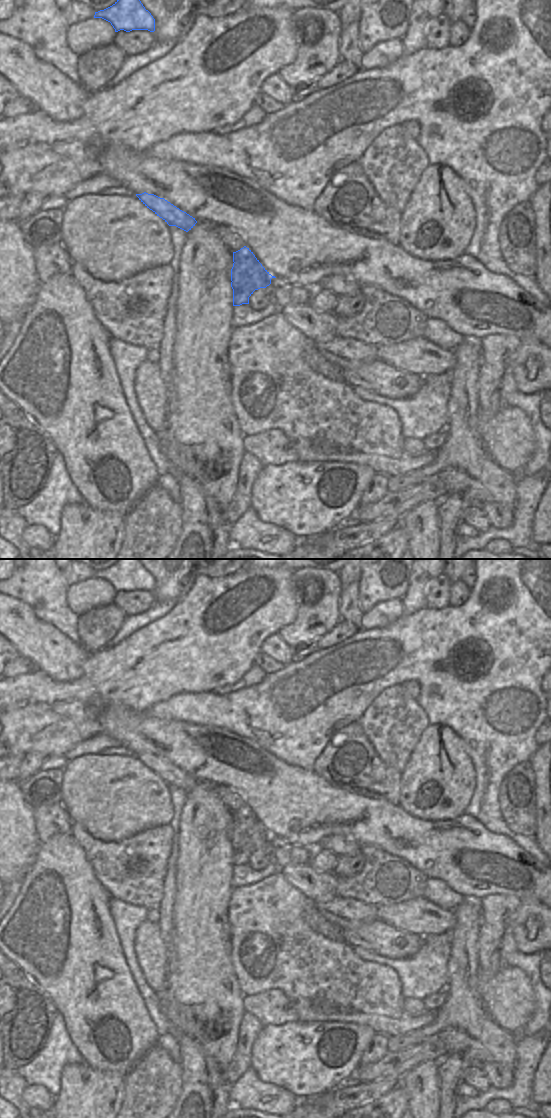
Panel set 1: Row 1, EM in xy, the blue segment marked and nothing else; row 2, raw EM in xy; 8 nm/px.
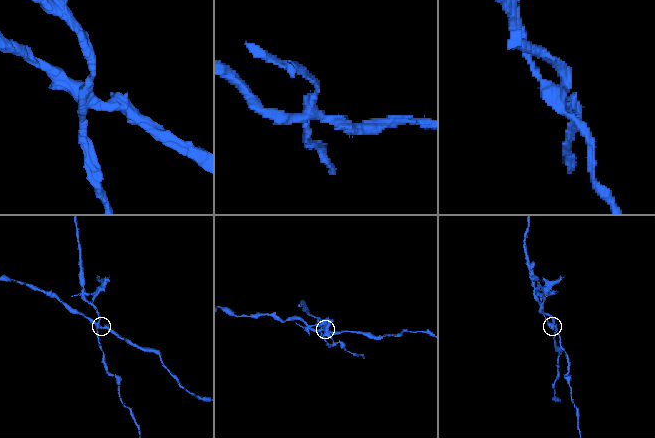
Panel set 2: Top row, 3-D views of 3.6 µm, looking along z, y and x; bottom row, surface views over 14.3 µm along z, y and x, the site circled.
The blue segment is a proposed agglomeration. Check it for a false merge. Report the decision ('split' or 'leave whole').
split

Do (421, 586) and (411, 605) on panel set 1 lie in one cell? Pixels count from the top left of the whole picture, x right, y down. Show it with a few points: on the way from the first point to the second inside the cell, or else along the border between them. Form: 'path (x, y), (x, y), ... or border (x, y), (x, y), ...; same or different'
path (416, 591), (413, 600); same

